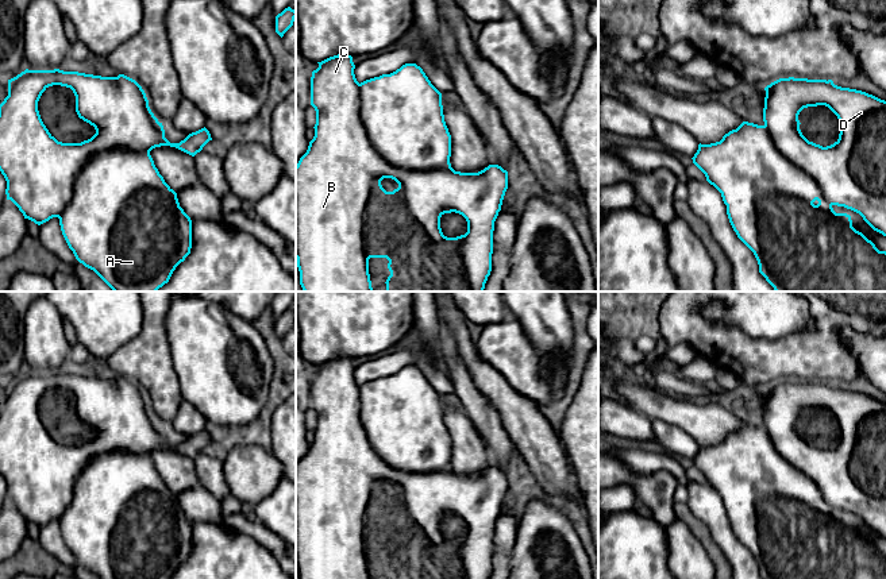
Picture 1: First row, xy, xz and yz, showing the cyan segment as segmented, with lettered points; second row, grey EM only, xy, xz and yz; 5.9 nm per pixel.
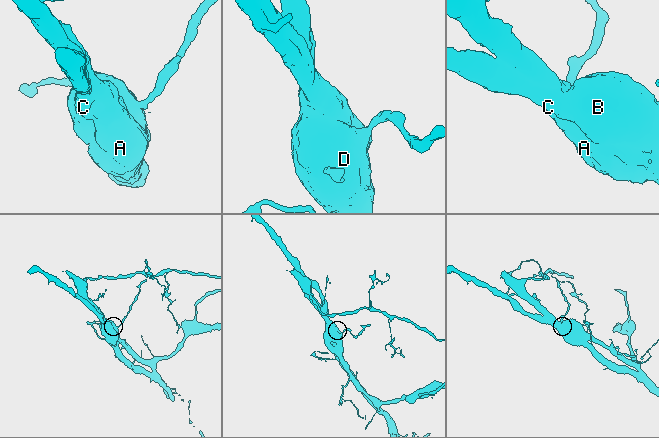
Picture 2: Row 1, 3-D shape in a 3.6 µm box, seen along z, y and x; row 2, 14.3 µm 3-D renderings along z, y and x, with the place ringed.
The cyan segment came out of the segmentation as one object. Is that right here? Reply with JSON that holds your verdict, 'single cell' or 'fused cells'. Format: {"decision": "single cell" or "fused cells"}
{"decision": "fused cells"}

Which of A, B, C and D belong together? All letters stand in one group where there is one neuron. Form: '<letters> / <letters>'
A / B C D

